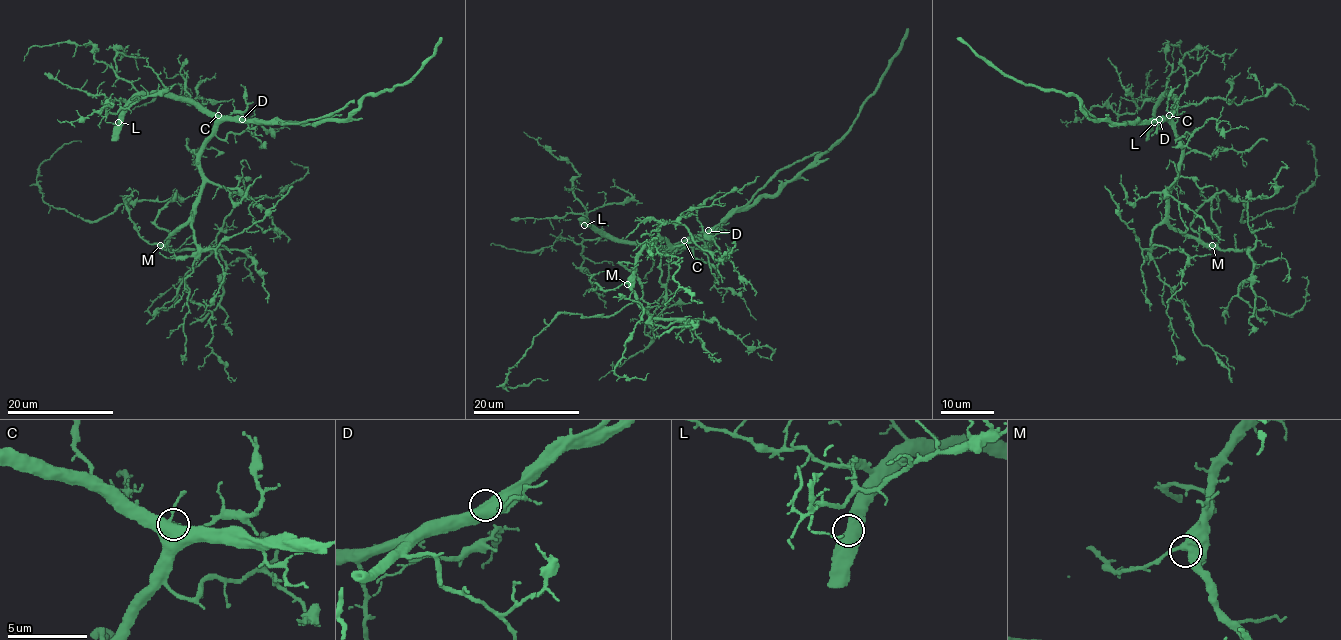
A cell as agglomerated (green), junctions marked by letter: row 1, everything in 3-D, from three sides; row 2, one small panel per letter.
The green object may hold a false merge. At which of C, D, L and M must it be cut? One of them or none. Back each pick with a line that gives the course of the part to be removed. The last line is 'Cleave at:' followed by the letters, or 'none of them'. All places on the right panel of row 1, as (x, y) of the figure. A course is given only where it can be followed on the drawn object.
Cleave at: none of them

